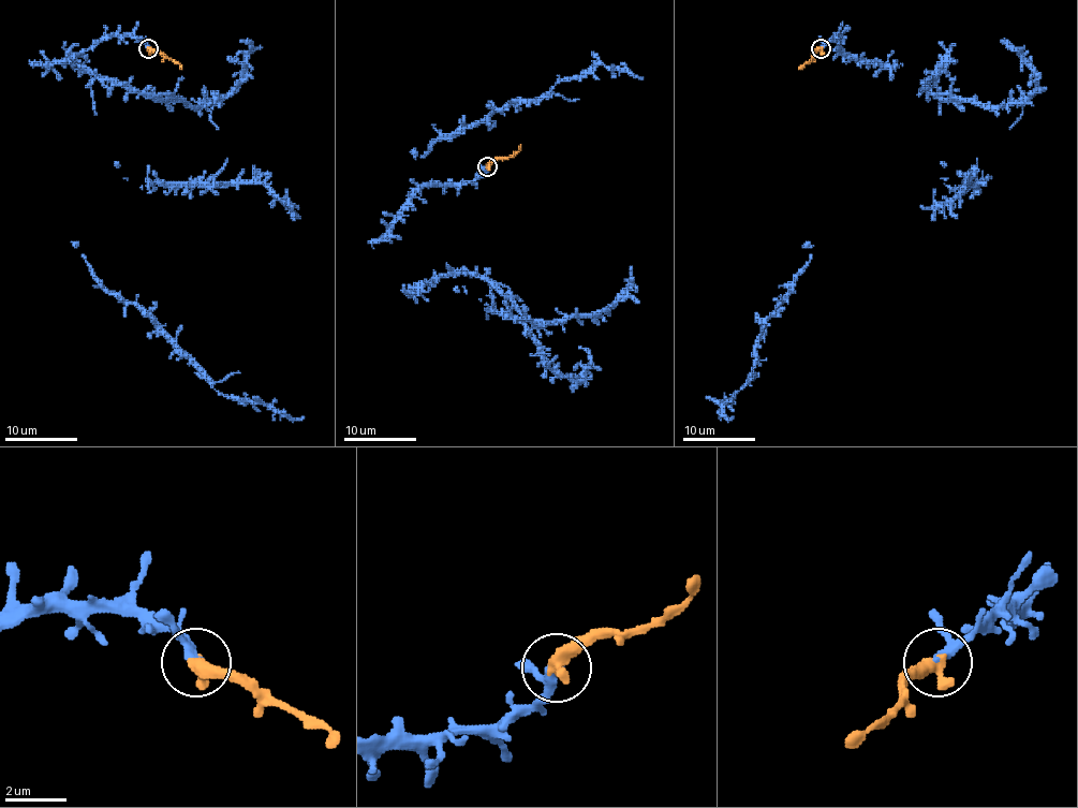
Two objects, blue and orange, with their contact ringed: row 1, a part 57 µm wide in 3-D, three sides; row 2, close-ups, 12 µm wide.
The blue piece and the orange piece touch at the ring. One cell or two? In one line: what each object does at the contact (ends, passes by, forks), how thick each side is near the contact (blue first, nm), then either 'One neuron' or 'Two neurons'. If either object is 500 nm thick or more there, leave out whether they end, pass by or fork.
Thickness 240 nm (blue) against 550 nm. One neuron

